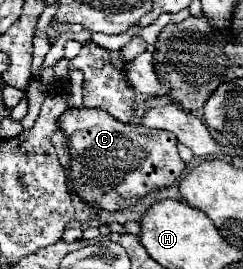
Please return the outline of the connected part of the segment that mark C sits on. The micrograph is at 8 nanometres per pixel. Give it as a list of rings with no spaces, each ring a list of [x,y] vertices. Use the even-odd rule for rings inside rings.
[[[68,108],[58,116],[58,128],[68,140],[68,192],[96,210],[126,210],[146,194],[174,186],[186,170],[172,132],[122,124],[102,108]]]

